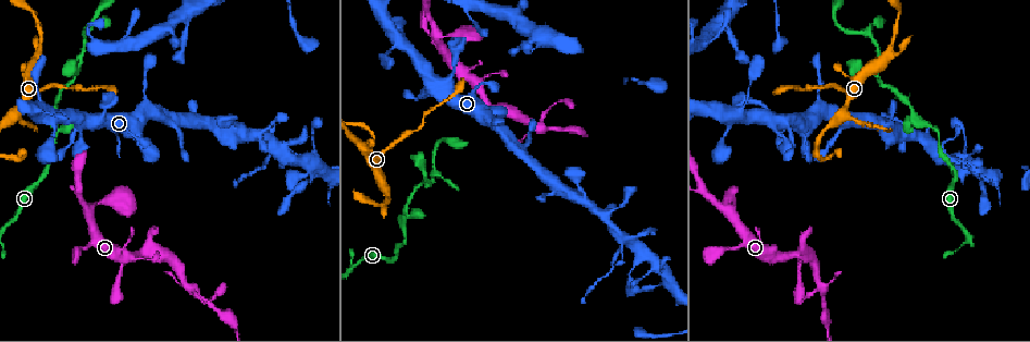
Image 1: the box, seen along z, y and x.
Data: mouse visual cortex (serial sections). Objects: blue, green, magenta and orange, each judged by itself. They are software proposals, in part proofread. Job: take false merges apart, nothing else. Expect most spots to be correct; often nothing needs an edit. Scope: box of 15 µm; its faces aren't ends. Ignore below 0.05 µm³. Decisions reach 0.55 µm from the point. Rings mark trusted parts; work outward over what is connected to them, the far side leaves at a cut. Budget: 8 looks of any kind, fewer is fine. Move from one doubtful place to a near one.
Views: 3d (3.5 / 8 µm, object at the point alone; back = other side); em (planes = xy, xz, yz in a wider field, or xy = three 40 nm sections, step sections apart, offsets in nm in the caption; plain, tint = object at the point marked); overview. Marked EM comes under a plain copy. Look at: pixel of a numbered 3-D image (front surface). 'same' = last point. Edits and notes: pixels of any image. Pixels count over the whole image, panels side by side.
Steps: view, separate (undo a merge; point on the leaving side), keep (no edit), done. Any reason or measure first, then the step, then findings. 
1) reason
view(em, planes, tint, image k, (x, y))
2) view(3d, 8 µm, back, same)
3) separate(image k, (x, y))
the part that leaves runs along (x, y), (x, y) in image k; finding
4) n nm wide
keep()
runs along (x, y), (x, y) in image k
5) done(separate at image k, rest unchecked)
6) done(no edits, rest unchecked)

branch point
view(3d, 8 µm, image 1, (17, 112))

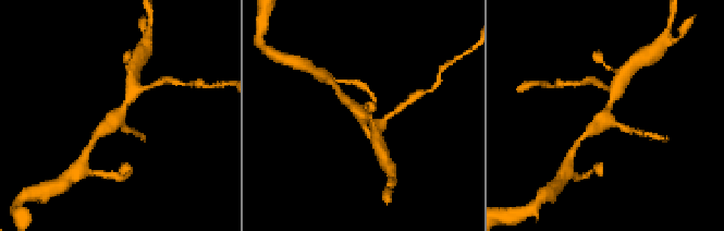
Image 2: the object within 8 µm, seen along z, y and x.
view(em, xy, step 5, tint, image 2, (605, 117))

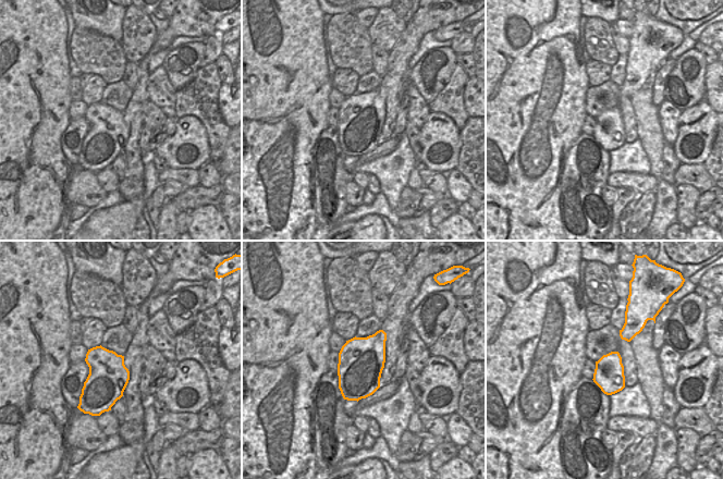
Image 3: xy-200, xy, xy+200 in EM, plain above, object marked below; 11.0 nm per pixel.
500 nm wide
keep()
runs along (133, 92), (122, 114), (98, 133) in image 2; all the same cell

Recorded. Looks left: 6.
three-way junction
view(3d, 3.5 µm, image 1, (75, 77))

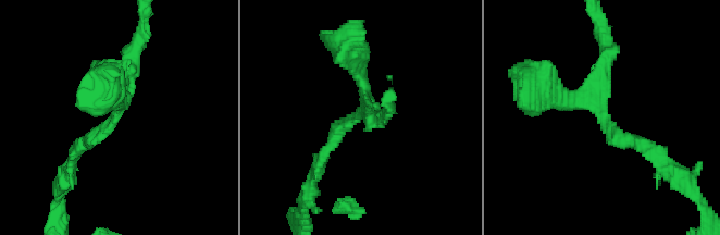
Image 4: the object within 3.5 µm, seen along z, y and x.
3 arms; arms of 200, 250, 300 nm; shape alone is not enough
view(em, xy, step 2, tint, image 4, (362, 113))

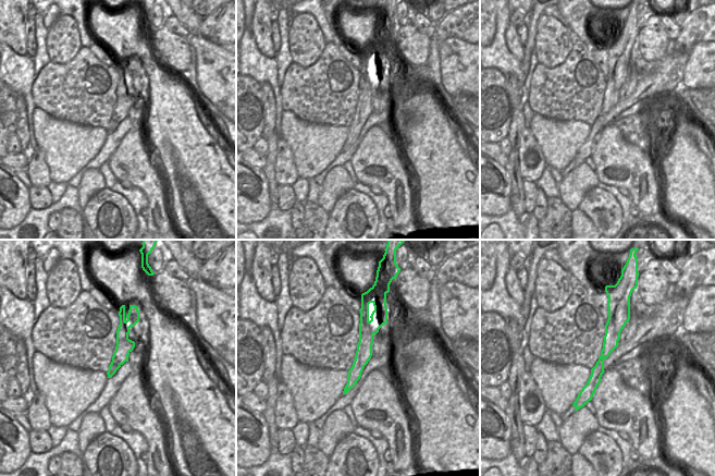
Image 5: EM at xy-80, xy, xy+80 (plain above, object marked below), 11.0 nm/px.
keep()
runs along (611, 316), (611, 343), (581, 403) in image 5; all the same cell

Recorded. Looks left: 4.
calibre changes
view(3d, 3.5 µm, image 1, (189, 284))

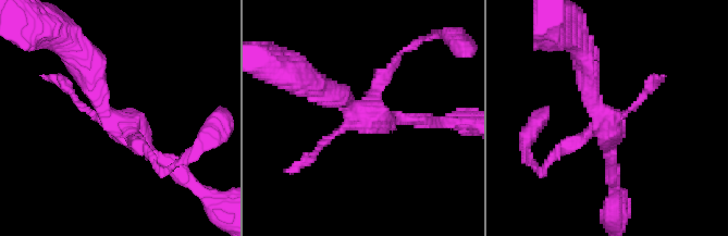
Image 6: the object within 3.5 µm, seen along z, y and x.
need the tissue
view(em, xy, step 3, tint, image 6, (362, 114))

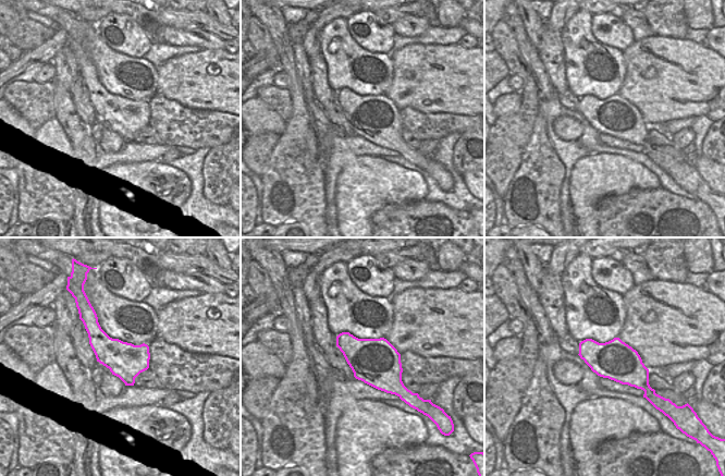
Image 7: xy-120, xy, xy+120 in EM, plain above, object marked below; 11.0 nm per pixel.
keep()
runs along (87, 65), (100, 106), (177, 169) in image 6; one cell here

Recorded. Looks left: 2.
done(no edits, rest unchecked)

